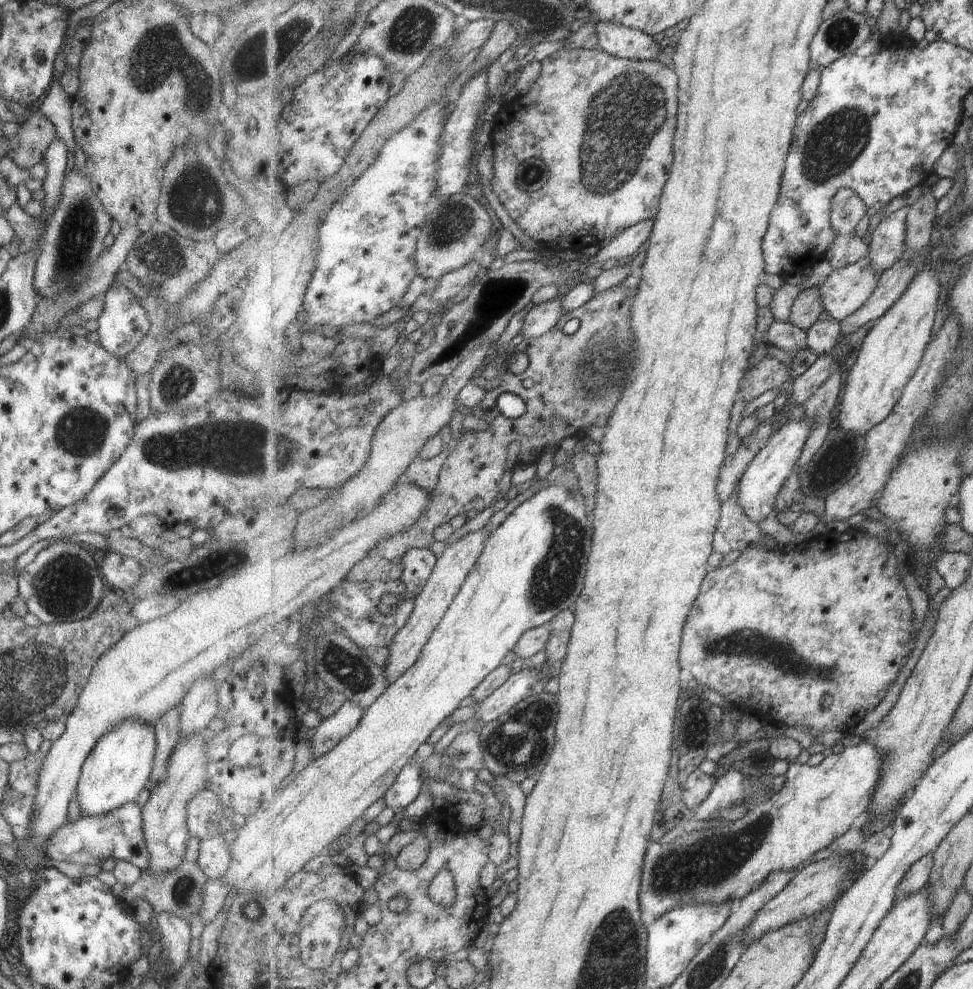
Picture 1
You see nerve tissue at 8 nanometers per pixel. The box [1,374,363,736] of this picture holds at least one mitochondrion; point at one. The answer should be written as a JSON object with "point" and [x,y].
{"point":[242,448]}

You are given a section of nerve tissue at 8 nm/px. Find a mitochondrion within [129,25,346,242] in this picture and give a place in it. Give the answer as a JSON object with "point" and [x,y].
{"point":[189,179]}

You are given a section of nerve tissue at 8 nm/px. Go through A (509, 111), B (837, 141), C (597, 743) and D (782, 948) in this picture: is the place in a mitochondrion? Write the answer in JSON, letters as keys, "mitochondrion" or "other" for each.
{"A":"other","B":"mitochondrion","C":"other","D":"other"}

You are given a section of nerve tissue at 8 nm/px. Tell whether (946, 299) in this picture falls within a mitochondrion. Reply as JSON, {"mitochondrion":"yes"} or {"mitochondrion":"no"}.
{"mitochondrion":"no"}

